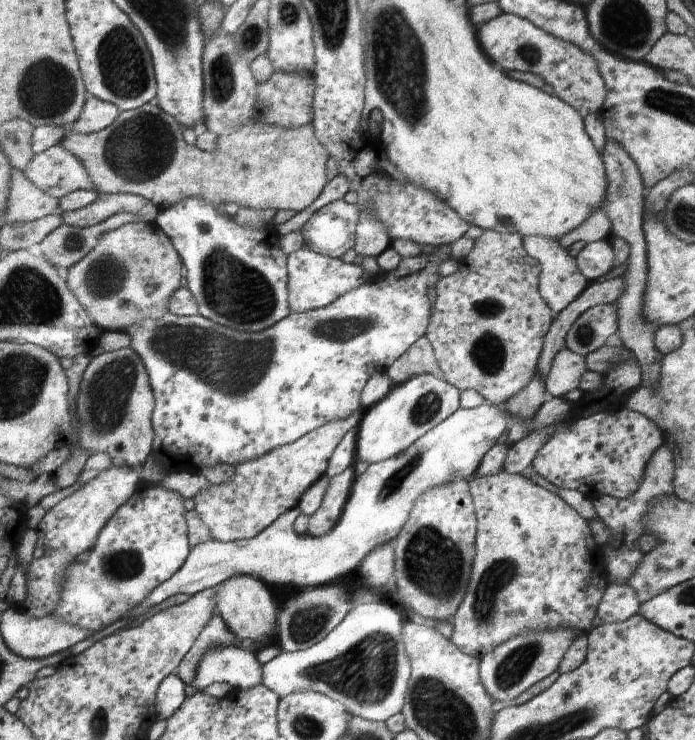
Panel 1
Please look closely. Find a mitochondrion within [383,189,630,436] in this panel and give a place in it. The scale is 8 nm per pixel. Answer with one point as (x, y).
(488, 352)

